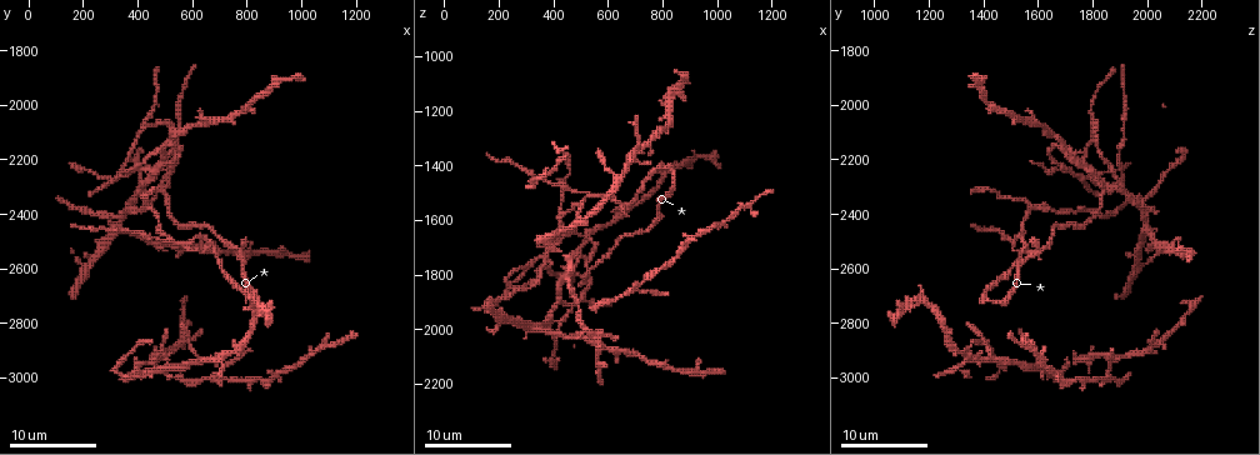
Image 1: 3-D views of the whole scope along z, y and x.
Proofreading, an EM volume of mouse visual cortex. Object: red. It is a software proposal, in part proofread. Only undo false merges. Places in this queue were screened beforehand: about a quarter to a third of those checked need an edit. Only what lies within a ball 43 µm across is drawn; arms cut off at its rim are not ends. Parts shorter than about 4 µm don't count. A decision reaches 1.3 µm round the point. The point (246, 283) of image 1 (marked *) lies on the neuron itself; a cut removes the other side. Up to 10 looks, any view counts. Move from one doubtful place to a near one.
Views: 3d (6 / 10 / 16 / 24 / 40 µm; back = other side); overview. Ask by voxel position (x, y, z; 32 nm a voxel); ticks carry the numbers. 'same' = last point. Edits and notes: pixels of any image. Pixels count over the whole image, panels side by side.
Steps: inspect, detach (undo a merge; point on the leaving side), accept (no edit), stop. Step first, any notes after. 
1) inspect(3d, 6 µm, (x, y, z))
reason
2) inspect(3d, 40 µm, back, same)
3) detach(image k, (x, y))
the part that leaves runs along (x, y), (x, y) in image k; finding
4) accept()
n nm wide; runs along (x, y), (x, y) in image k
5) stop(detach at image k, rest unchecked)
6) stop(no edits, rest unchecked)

inspect(3d, 10 µm, (430, 2360, 1560))
branch point

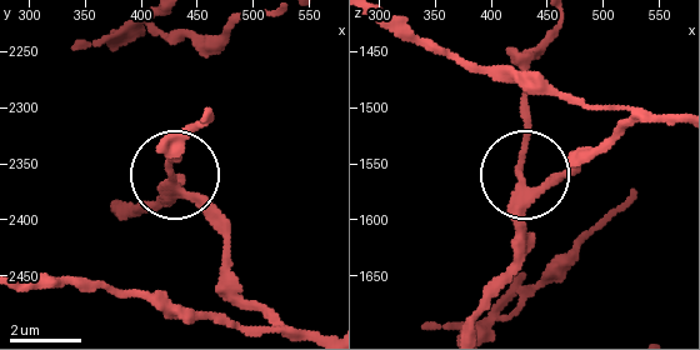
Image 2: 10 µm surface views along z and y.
accept()
3 arms; one neuron here

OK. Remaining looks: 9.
inspect(3d, 10 µm, (520, 2490, 1500))

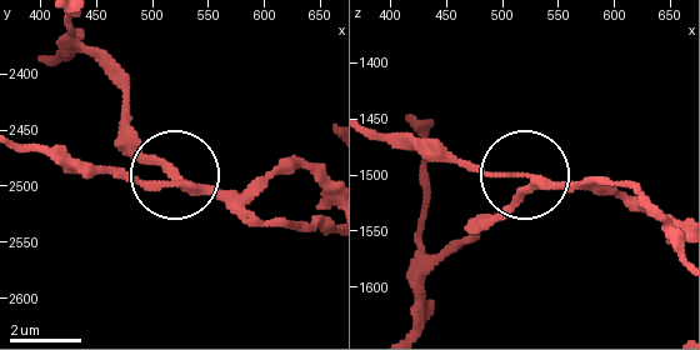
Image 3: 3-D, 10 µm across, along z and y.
inspect(3d, 10 µm, back, (524, 2494, 1508))

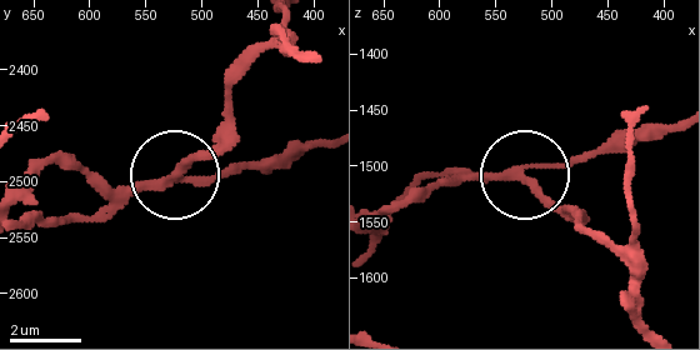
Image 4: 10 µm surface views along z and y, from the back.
detach(image 4, (96, 218))
side arm 14 µm; the part that leaves runs along (141, 189), (326, 148) in image 4; two neurons meet here

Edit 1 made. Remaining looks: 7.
inspect(3d, 6 µm, (410, 2240, 1690))
three-way junction

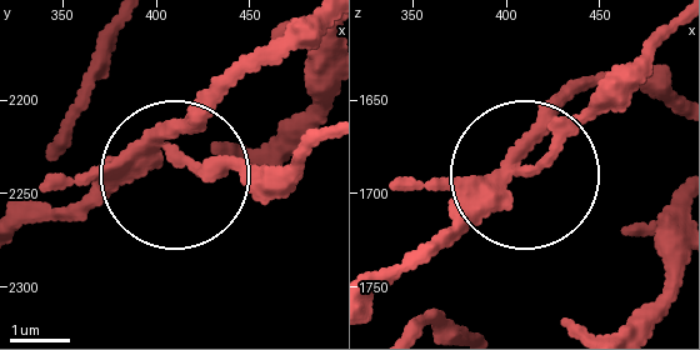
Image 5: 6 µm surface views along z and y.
detach(image 5, (226, 168))
180 nm wide; the part that leaves runs along (519, 175), (678, 25) in image 5; two neurons meet here

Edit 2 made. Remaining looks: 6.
inspect(3d, 6 µm, (530, 2150, 1660))
four or more arms meet

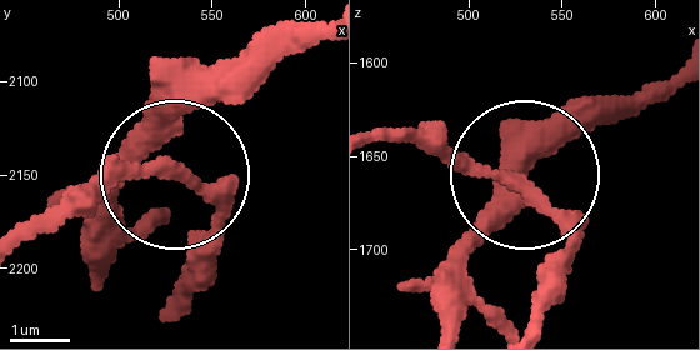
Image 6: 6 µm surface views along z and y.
accept()
320 nm wide; all the same neuron

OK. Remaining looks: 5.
inspect(3d, 16 µm, (310, 2280, 1760))

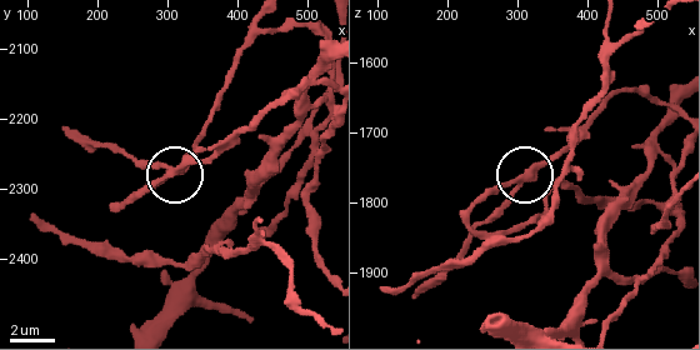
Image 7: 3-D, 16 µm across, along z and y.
accept()
side arm 8 µm; runs along (674, 110), (619, 94), (534, 165), (486, 219) in image 7; all the same neuron

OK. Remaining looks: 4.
stop(detach at image 4, detach at image 5, rest unchecked)

